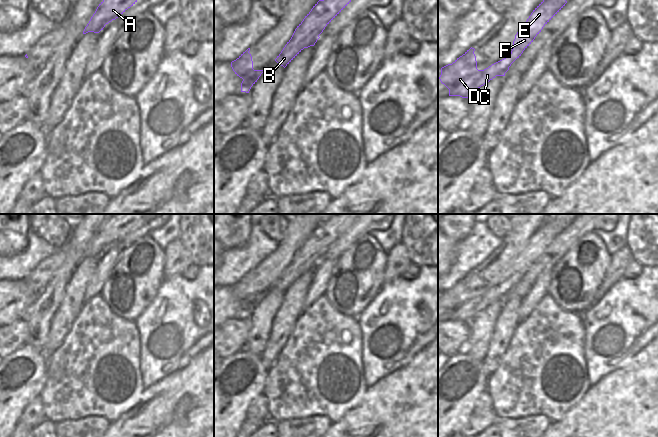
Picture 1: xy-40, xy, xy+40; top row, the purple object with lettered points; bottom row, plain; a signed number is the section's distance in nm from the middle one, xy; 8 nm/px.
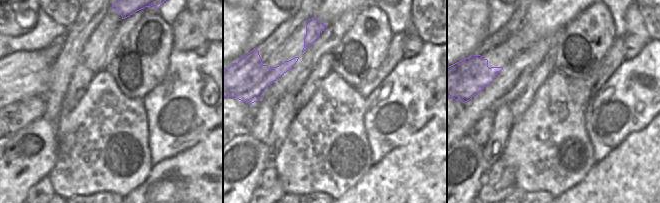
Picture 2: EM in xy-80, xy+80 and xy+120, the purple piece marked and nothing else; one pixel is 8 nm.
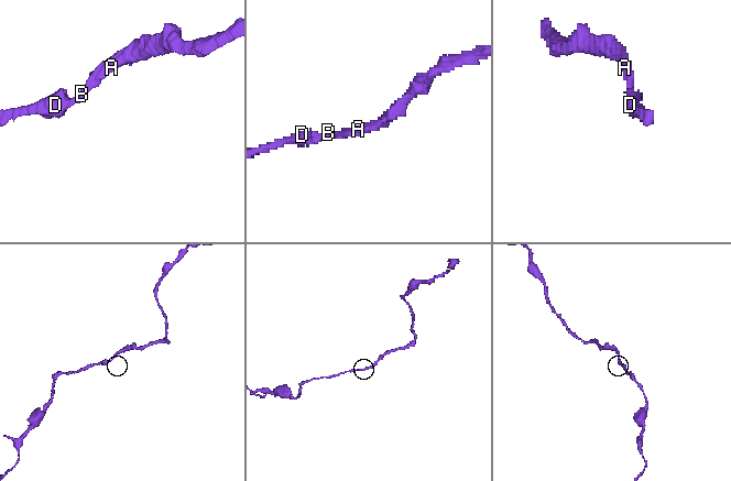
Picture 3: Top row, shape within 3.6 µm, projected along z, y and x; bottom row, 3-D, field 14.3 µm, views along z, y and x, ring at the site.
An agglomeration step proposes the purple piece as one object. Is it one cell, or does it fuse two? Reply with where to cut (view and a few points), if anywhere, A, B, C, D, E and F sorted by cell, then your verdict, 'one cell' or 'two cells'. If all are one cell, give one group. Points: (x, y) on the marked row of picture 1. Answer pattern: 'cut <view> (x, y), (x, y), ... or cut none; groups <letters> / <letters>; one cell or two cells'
cut none; groups A B C D E F; one cell

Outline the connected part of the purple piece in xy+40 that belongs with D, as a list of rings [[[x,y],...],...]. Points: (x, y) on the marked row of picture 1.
[[[543,0],[515,35],[511,54],[488,68],[477,69],[475,49],[472,47],[452,64],[442,67],[439,79],[449,89],[449,96],[471,99],[478,88],[496,76],[505,76],[511,64],[566,3],[566,0]]]

